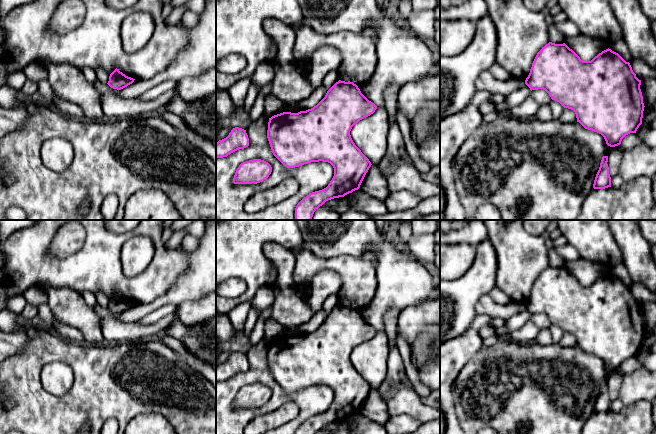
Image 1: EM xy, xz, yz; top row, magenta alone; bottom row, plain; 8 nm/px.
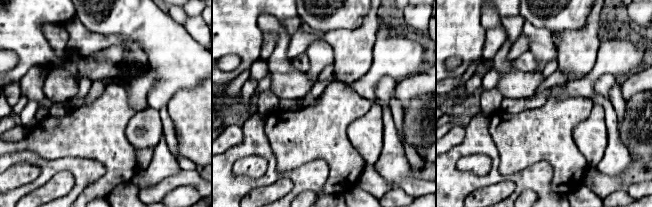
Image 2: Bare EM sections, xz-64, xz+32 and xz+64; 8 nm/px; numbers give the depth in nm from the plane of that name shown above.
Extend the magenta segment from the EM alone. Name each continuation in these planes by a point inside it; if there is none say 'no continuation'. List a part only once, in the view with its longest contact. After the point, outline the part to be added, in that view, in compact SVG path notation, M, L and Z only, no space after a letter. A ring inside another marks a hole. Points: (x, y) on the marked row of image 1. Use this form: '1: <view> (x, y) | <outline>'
no continuation

